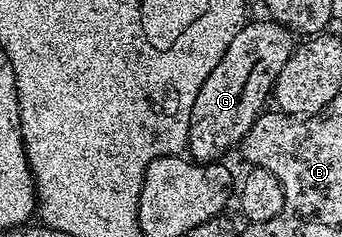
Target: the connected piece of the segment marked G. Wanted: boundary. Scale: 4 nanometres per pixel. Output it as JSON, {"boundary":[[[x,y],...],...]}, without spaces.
{"boundary":[[[270,17],[247,21],[237,37],[217,62],[197,101],[193,101],[193,113],[189,117],[187,151],[192,160],[213,163],[224,158],[227,150],[238,148],[245,133],[257,116],[263,114],[273,95],[273,88],[285,61],[295,52],[297,36],[294,31],[282,27]]]}

